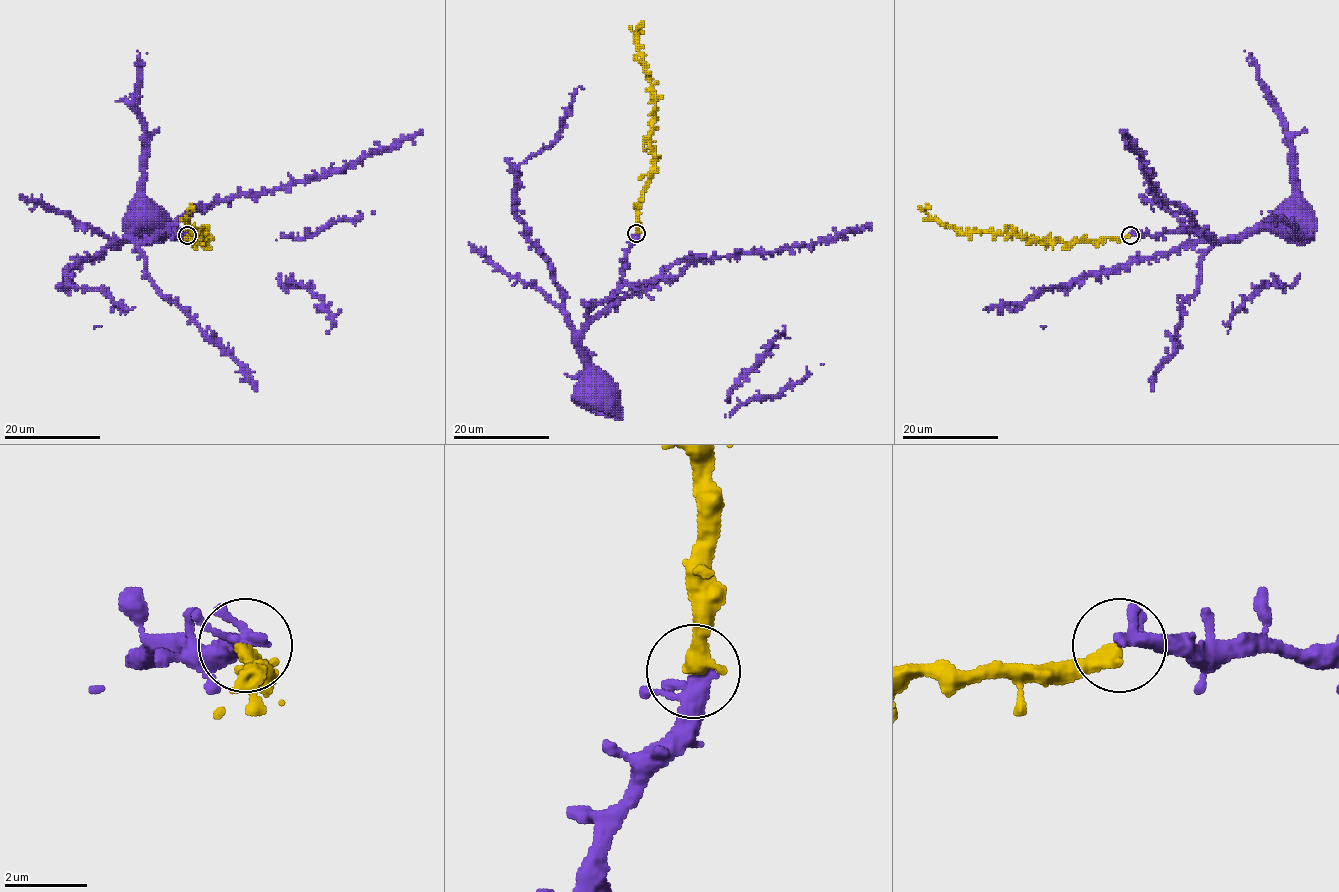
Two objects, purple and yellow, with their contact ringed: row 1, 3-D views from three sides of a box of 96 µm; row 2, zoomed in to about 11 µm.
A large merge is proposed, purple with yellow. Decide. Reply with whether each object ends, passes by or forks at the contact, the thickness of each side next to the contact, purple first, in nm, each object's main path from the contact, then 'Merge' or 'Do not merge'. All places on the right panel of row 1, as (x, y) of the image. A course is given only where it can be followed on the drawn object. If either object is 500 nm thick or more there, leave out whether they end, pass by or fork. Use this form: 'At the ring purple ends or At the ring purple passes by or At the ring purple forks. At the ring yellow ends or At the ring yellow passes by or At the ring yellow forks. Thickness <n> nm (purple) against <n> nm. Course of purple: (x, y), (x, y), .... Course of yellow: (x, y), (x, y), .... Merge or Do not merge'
At the ring purple passes by. At the ring yellow ends. Thickness 360 nm (purple) against 440 nm. Course of purple: (1130, 234), (1151, 235), (1193, 228), (1204, 231), (1217, 241), (1227, 241), (1270, 227), (1290, 207), (1297, 207). Course of yellow: (1130, 234), (1070, 243), (1030, 241), (1006, 233), (959, 233), (935, 221), (924, 209), (930, 206). Merge

